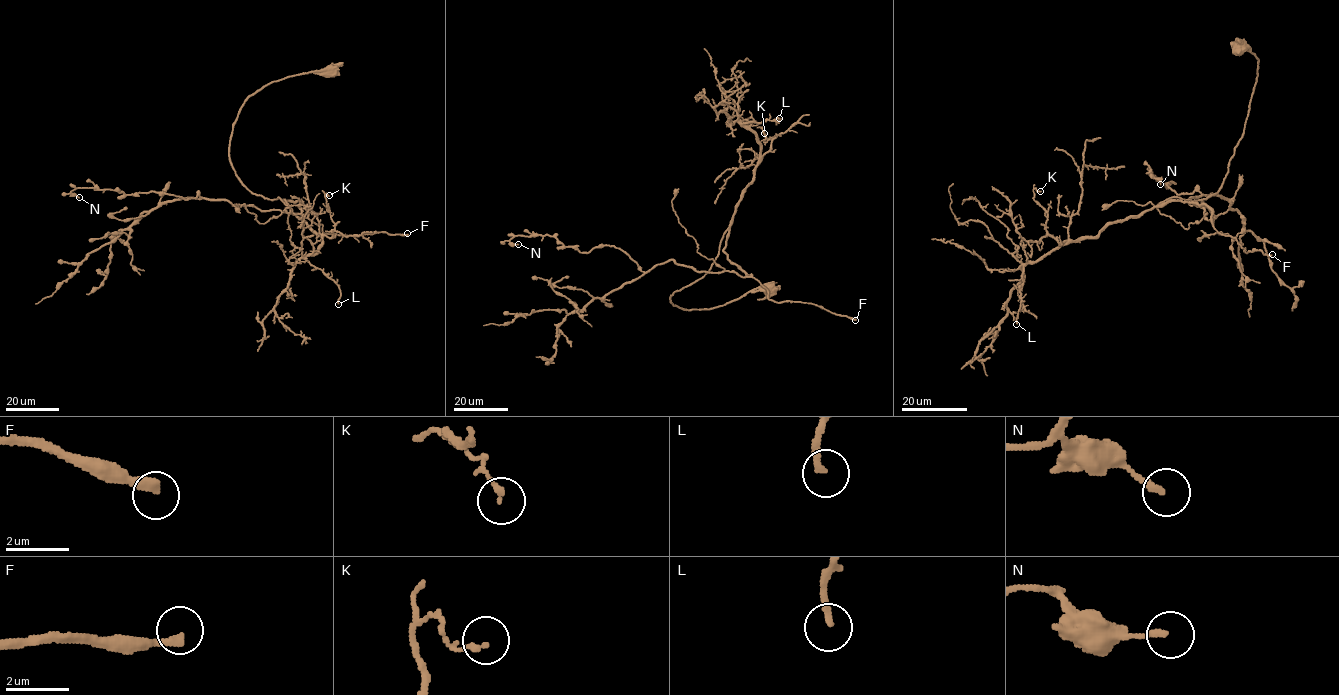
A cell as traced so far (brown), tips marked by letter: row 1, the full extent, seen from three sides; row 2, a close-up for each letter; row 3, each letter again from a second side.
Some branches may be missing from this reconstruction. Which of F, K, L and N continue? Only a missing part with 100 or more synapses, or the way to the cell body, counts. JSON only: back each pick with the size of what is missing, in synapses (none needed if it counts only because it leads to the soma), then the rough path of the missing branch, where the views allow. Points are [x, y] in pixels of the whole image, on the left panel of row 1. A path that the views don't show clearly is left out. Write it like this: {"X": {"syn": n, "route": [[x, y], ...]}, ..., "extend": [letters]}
{"F": {"syn": 160}, "extend": ["F"]}

